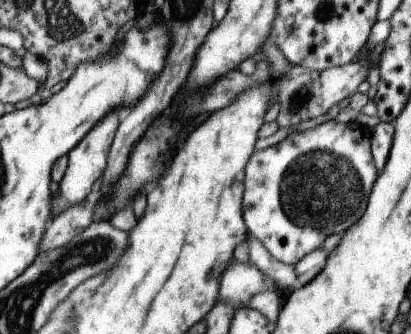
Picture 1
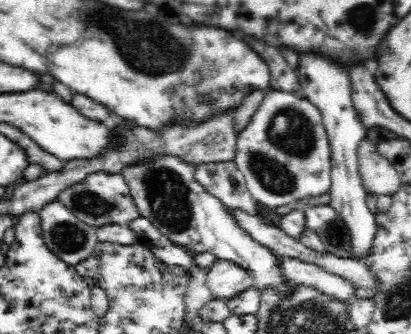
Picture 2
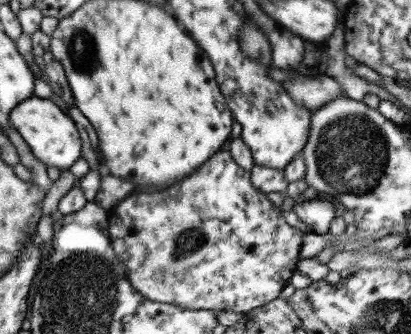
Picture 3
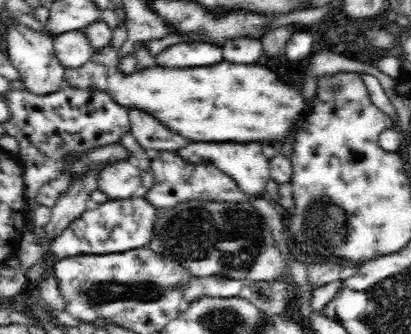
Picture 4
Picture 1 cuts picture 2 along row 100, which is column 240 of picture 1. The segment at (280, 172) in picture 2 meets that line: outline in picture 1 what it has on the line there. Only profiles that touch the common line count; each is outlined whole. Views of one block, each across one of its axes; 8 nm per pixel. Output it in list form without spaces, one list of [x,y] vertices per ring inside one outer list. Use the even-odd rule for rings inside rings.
[[[231,260],[231,264],[223,270],[221,278],[219,278],[219,304],[229,304],[235,310],[241,308],[249,308],[251,298],[255,298],[261,292],[273,290],[275,292],[275,284],[271,282],[269,286],[263,284],[265,274],[259,272],[257,266],[253,266],[251,262],[241,264]]]

